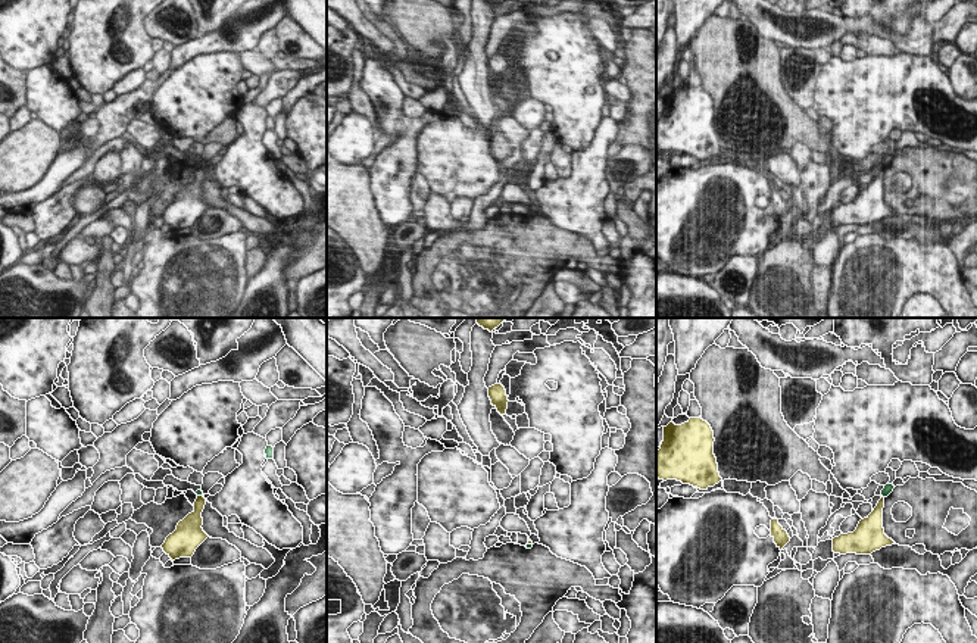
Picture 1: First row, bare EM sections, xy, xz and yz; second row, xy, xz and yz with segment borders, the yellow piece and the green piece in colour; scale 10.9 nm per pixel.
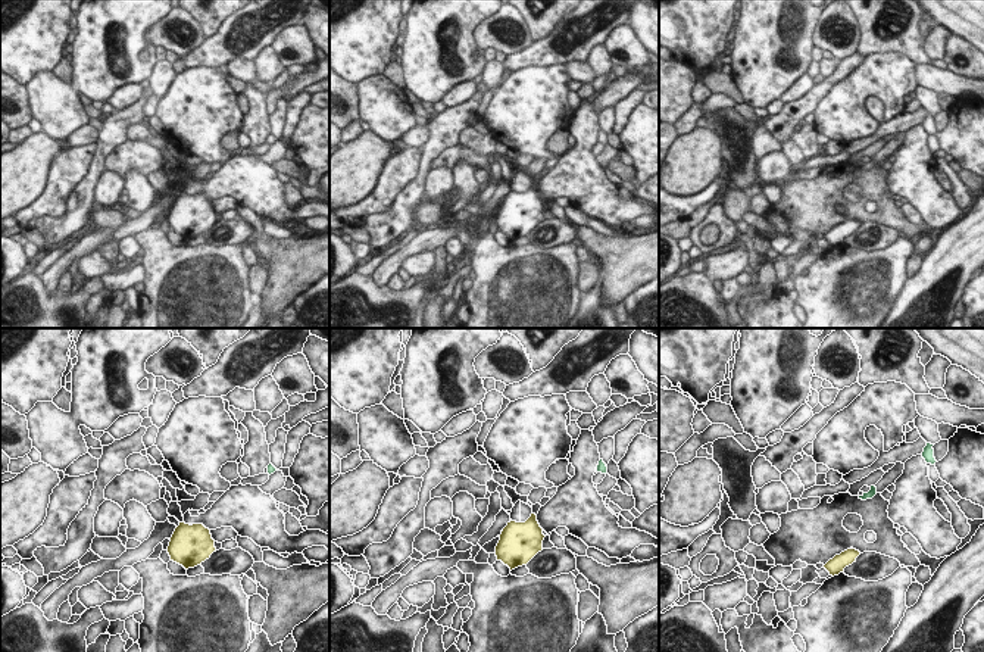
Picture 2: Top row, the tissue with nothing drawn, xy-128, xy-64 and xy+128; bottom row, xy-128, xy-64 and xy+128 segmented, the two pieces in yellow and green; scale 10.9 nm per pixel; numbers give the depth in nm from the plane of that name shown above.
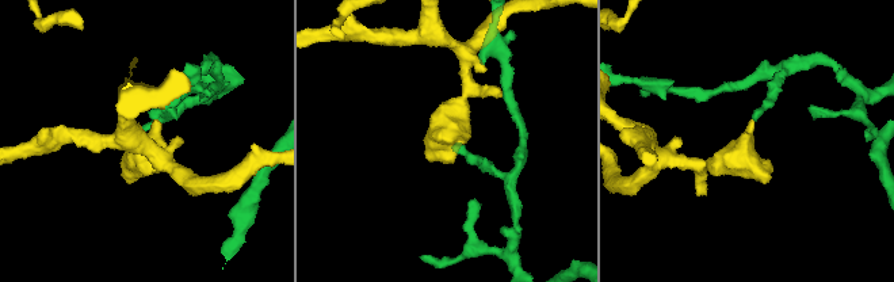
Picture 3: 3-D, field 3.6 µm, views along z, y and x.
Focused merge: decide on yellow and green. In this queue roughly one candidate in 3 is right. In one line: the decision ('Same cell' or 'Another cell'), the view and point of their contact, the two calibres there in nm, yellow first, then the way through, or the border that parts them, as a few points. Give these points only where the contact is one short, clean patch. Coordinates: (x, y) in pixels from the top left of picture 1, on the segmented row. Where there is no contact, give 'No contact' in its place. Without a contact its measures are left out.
Another cell. Touches yellow at xy (200, 496). Thickness 160 nm (yellow) against 60 nm

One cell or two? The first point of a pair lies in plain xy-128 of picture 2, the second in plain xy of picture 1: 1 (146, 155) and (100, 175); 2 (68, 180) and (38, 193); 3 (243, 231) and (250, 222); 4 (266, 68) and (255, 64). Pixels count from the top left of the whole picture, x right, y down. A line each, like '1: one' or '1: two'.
1: two
2: one
3: two
4: two

